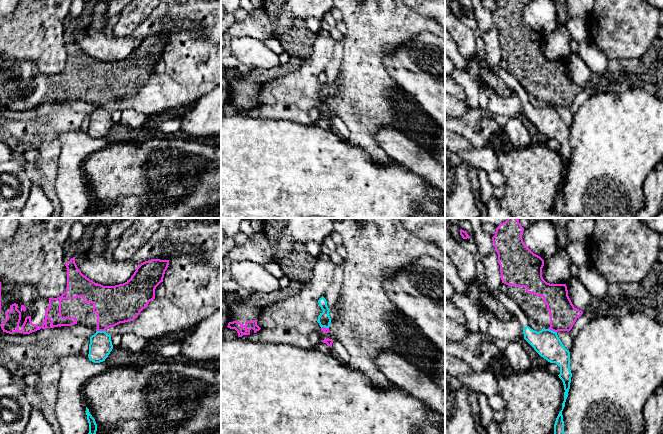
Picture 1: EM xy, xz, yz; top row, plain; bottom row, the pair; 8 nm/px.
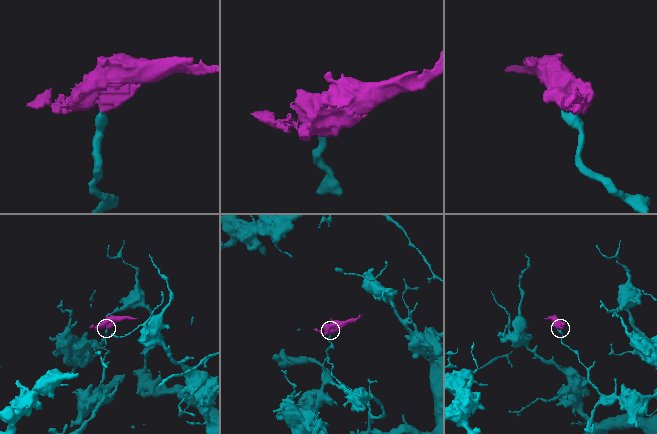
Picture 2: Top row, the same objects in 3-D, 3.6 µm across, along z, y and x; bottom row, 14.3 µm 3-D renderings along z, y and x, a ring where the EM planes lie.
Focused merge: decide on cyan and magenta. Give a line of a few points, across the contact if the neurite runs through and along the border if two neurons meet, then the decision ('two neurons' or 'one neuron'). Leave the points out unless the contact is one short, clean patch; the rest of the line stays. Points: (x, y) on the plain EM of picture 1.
xy (96, 106), (104, 107) | two neurons

